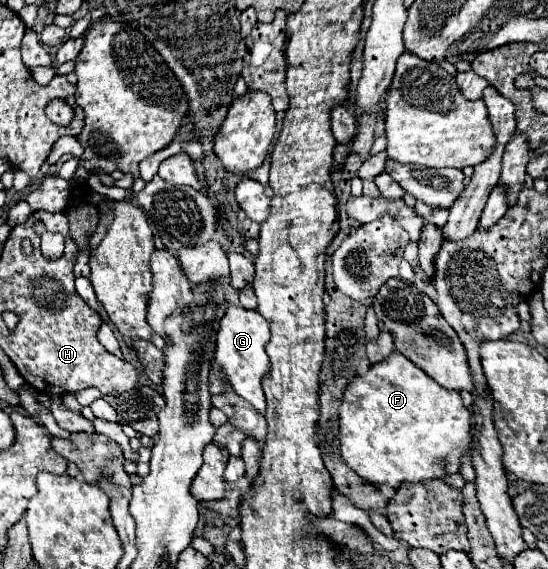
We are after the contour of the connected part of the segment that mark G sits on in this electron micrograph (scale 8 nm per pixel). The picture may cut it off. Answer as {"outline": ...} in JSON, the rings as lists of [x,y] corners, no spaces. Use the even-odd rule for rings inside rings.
{"outline":[[[230,305],[226,315],[220,321],[220,331],[216,341],[216,365],[212,367],[212,375],[218,385],[224,385],[224,379],[220,377],[220,373],[224,373],[226,383],[230,383],[230,387],[260,413],[266,411],[262,377],[264,373],[268,373],[268,365],[270,365],[268,355],[264,351],[268,341],[270,341],[268,321],[258,311]]]}

